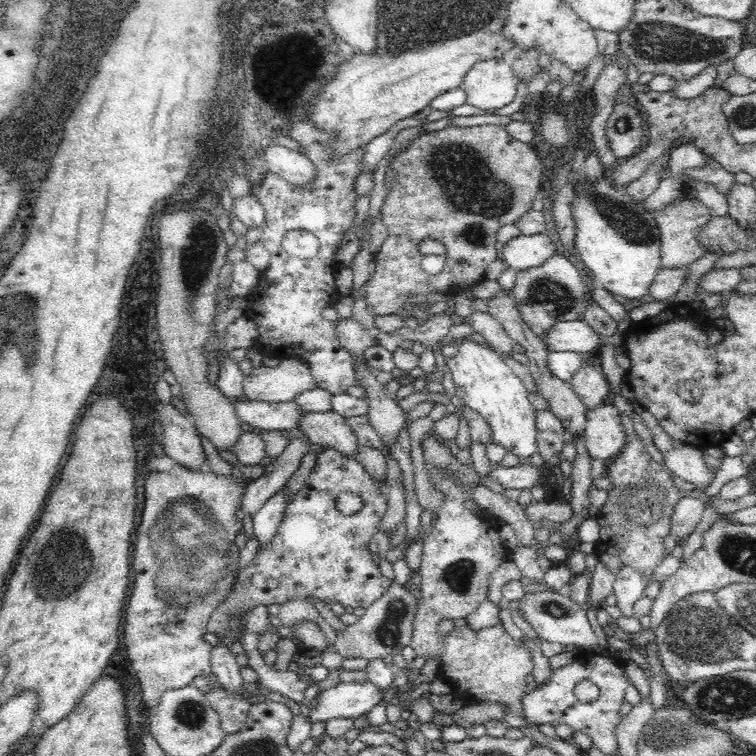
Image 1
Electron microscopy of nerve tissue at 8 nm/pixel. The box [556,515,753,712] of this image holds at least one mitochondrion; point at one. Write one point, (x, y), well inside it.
(693, 634)

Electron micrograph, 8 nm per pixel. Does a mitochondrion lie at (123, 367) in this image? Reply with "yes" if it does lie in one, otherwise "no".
no

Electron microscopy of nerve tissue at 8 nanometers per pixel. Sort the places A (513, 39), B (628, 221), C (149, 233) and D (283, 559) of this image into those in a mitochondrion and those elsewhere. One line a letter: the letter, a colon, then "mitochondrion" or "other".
A: other
B: mitochondrion
C: other
D: other

